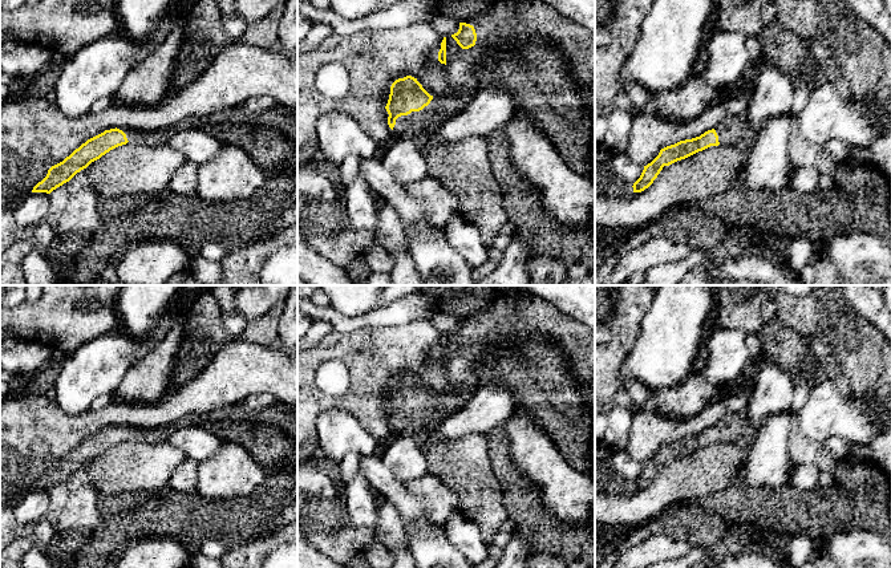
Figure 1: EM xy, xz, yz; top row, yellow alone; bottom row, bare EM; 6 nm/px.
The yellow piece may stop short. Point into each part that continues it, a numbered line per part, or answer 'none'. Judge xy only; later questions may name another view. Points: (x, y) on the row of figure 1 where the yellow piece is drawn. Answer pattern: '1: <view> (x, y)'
1: xy (160, 137)

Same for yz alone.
1: yz (730, 132)

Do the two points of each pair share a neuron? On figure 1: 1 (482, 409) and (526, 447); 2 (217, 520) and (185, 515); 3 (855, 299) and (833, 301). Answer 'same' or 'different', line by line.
1: different
2: same
3: different

